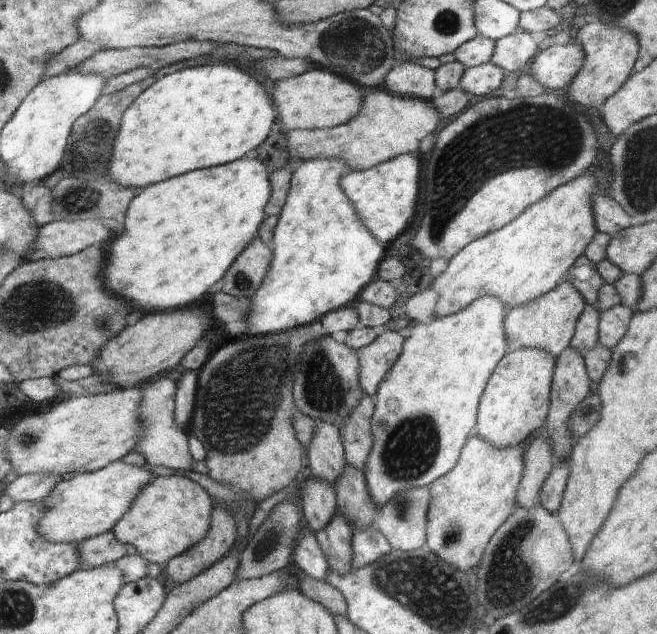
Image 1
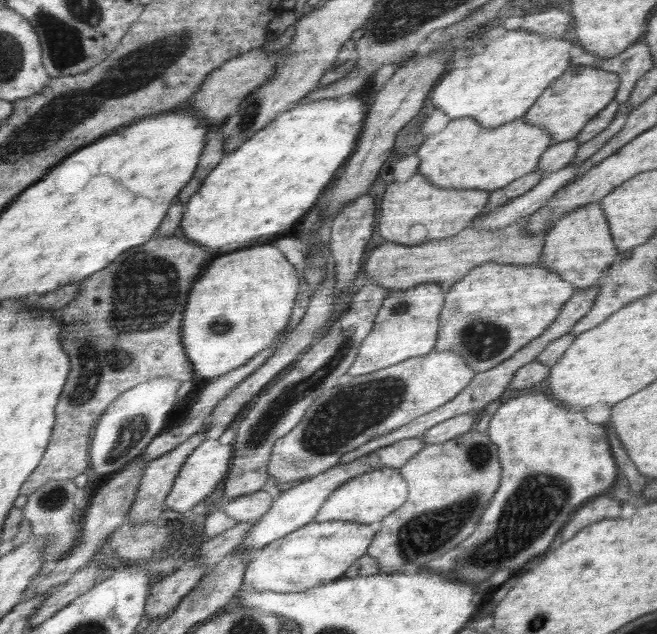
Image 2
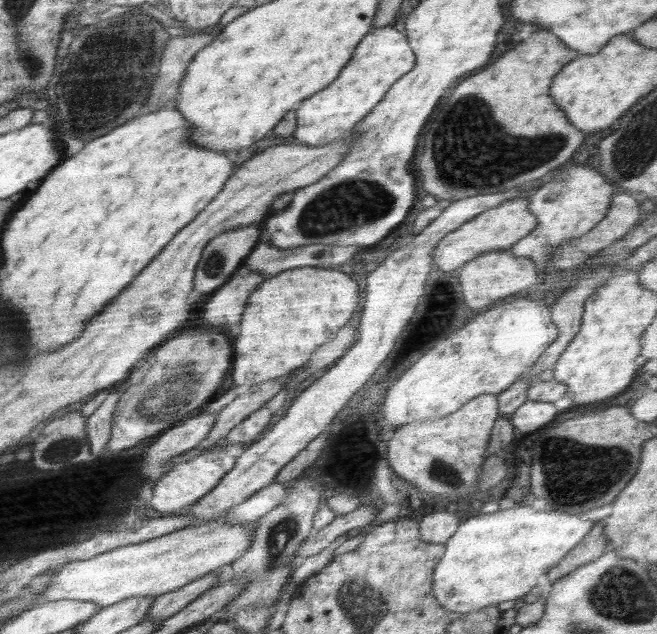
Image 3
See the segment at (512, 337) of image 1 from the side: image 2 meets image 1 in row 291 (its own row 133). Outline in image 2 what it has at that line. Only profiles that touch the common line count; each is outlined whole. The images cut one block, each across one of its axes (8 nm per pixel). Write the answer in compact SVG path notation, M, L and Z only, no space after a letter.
M570 65L566 69L562 76L553 81L522 116L522 119L528 123L548 129L552 137L552 145L573 139L589 120L612 102L621 82L616 72L605 72L595 66Z

